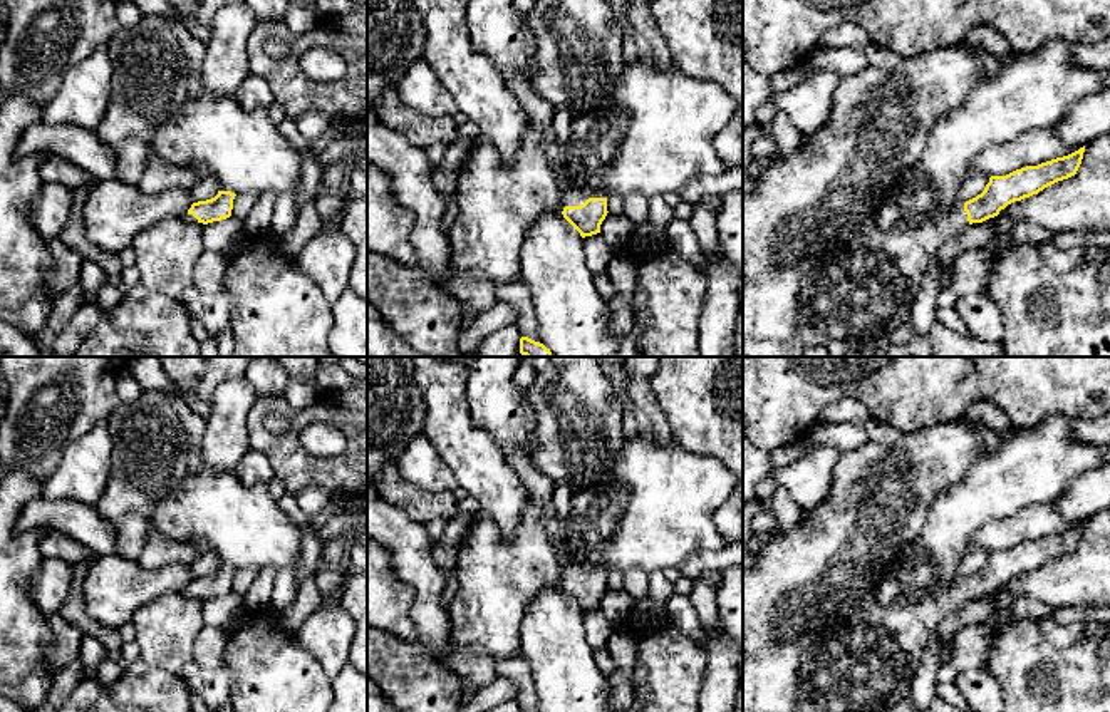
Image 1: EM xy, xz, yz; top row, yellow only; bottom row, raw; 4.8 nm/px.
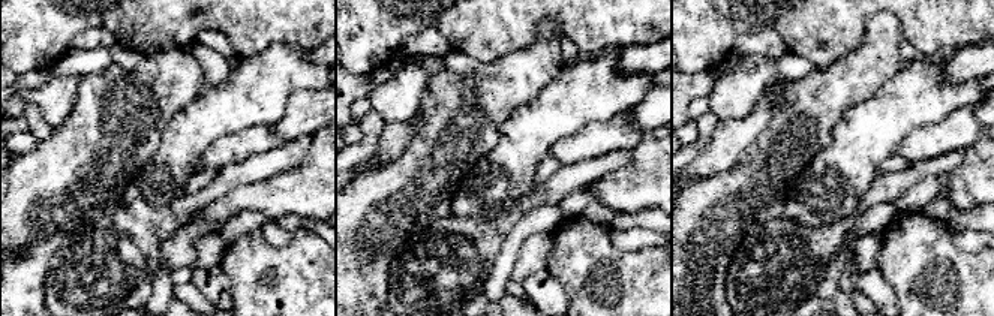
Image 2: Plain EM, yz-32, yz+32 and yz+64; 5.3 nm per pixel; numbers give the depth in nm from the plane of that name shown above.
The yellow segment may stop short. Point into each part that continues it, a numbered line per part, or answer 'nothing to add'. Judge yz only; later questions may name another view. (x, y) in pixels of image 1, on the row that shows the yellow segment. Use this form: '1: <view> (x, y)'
1: yz (857, 295)

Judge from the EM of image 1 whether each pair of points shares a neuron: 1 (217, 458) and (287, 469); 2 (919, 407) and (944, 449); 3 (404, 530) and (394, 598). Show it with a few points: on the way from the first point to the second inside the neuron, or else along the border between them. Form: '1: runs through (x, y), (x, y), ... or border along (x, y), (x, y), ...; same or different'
1: border along (250, 409), (247, 419), (248, 448); different
2: border along (964, 416), (902, 434); different
3: border along (384, 546), (393, 572), (414, 592), (411, 615); different

